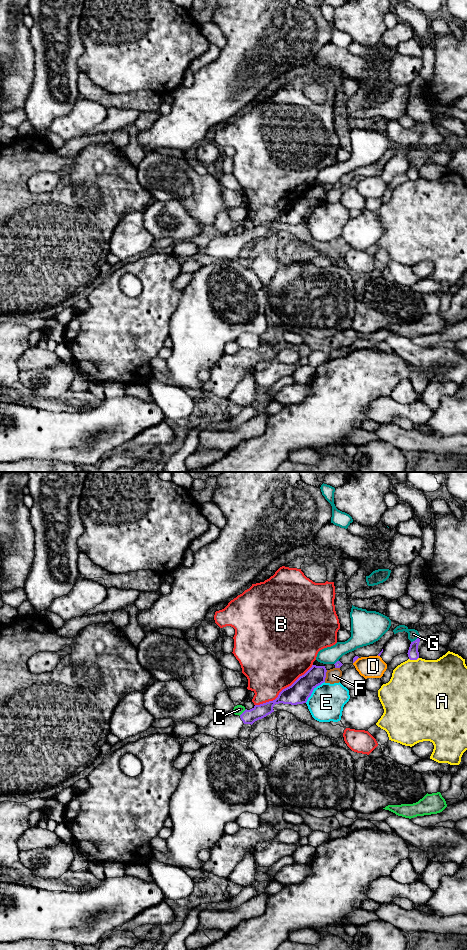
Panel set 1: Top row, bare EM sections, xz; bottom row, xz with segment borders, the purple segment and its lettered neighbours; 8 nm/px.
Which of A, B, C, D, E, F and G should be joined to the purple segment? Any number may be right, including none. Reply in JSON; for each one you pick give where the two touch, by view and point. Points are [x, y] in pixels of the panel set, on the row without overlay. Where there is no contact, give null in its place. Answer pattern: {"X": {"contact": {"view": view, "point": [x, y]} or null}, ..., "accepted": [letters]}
{"accepted": []}

